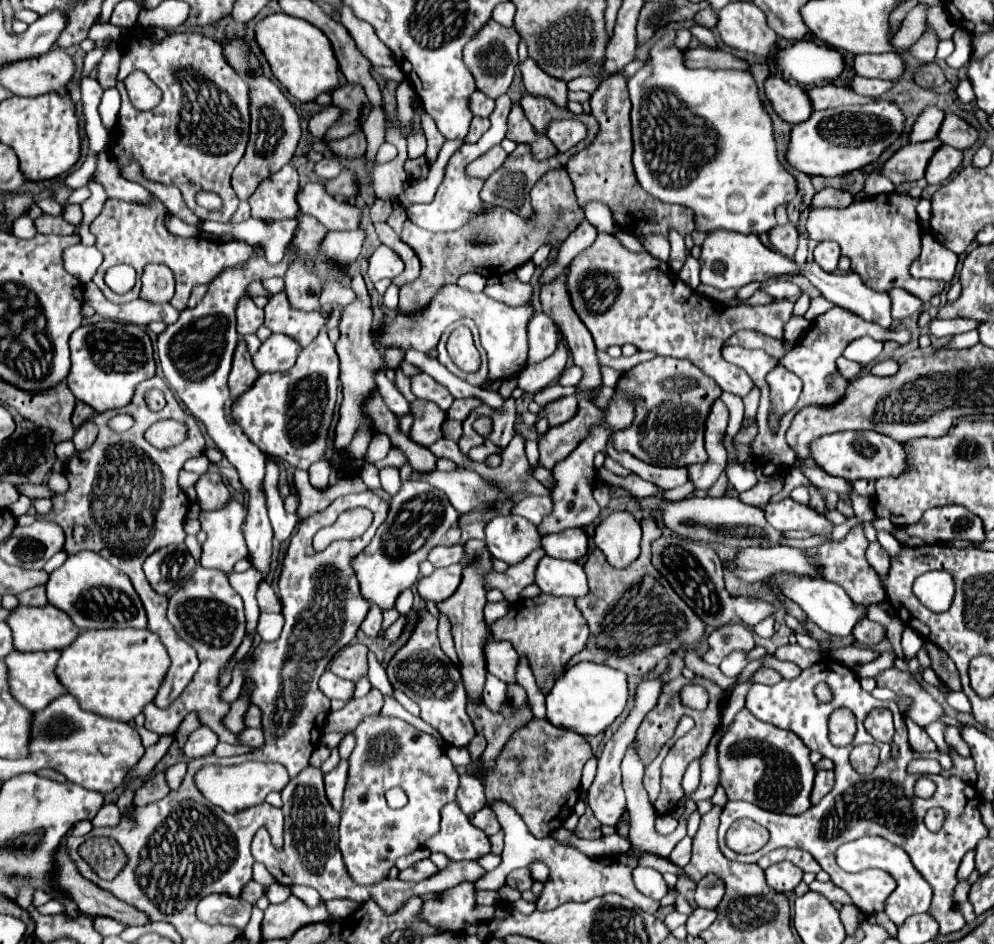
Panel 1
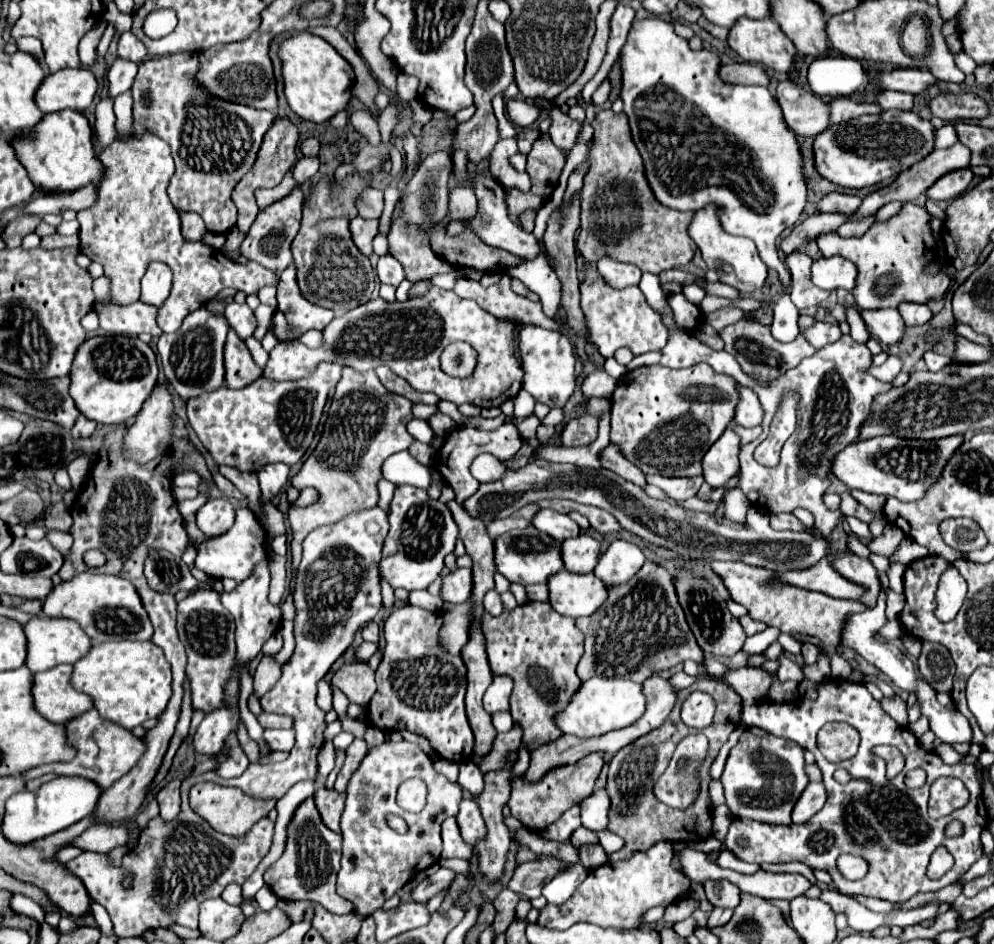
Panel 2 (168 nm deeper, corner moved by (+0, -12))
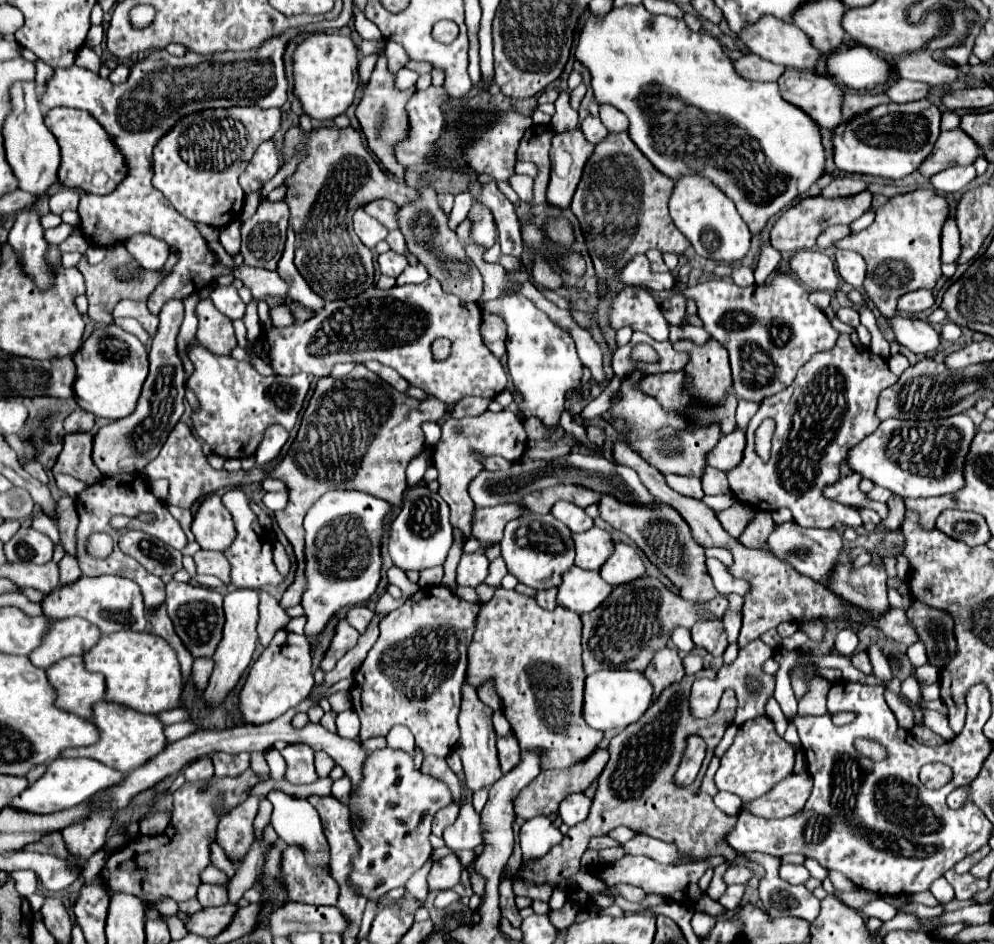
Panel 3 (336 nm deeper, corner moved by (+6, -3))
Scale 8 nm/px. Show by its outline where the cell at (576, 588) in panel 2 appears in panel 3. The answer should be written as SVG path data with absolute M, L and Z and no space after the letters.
M574 567L566 577L562 577L562 585L558 587L558 605L576 613L588 613L602 605L612 589L614 587L608 585L598 571Z

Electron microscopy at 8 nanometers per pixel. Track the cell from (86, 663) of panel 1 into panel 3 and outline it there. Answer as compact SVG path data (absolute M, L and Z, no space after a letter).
M118 631L114 635L102 635L102 641L84 657L86 669L94 673L102 673L106 677L106 701L128 705L140 713L162 713L168 709L176 709L182 705L182 673L180 663L176 659L176 651L166 643L166 639L154 633L136 633L136 631Z

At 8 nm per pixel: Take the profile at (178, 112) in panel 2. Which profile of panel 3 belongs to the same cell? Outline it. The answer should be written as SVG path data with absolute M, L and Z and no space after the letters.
M206 109L206 113L184 117L154 147L152 185L184 217L218 229L226 227L240 217L244 207L244 191L238 185L238 175L250 163L258 145L272 139L278 129L278 109Z

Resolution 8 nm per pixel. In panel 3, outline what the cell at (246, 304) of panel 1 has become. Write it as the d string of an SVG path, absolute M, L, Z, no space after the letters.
M216 285L210 293L210 299L214 303L214 307L224 313L230 319L242 319L244 311L246 311L246 303L240 299L238 291L234 289L234 285L228 287L220 287Z

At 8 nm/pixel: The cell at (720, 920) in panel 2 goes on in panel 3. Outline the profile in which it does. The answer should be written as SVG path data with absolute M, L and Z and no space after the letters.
M730 885L726 889L726 893L722 895L720 903L728 909L728 911L736 911L740 907L740 901L744 897L744 891L746 891L746 885Z

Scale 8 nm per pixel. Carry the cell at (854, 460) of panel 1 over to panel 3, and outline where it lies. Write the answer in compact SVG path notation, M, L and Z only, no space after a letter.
M964 413L934 421L886 419L850 451L848 465L852 471L862 473L866 479L900 497L926 499L932 495L948 495L964 487L962 471L974 435L976 427Z

